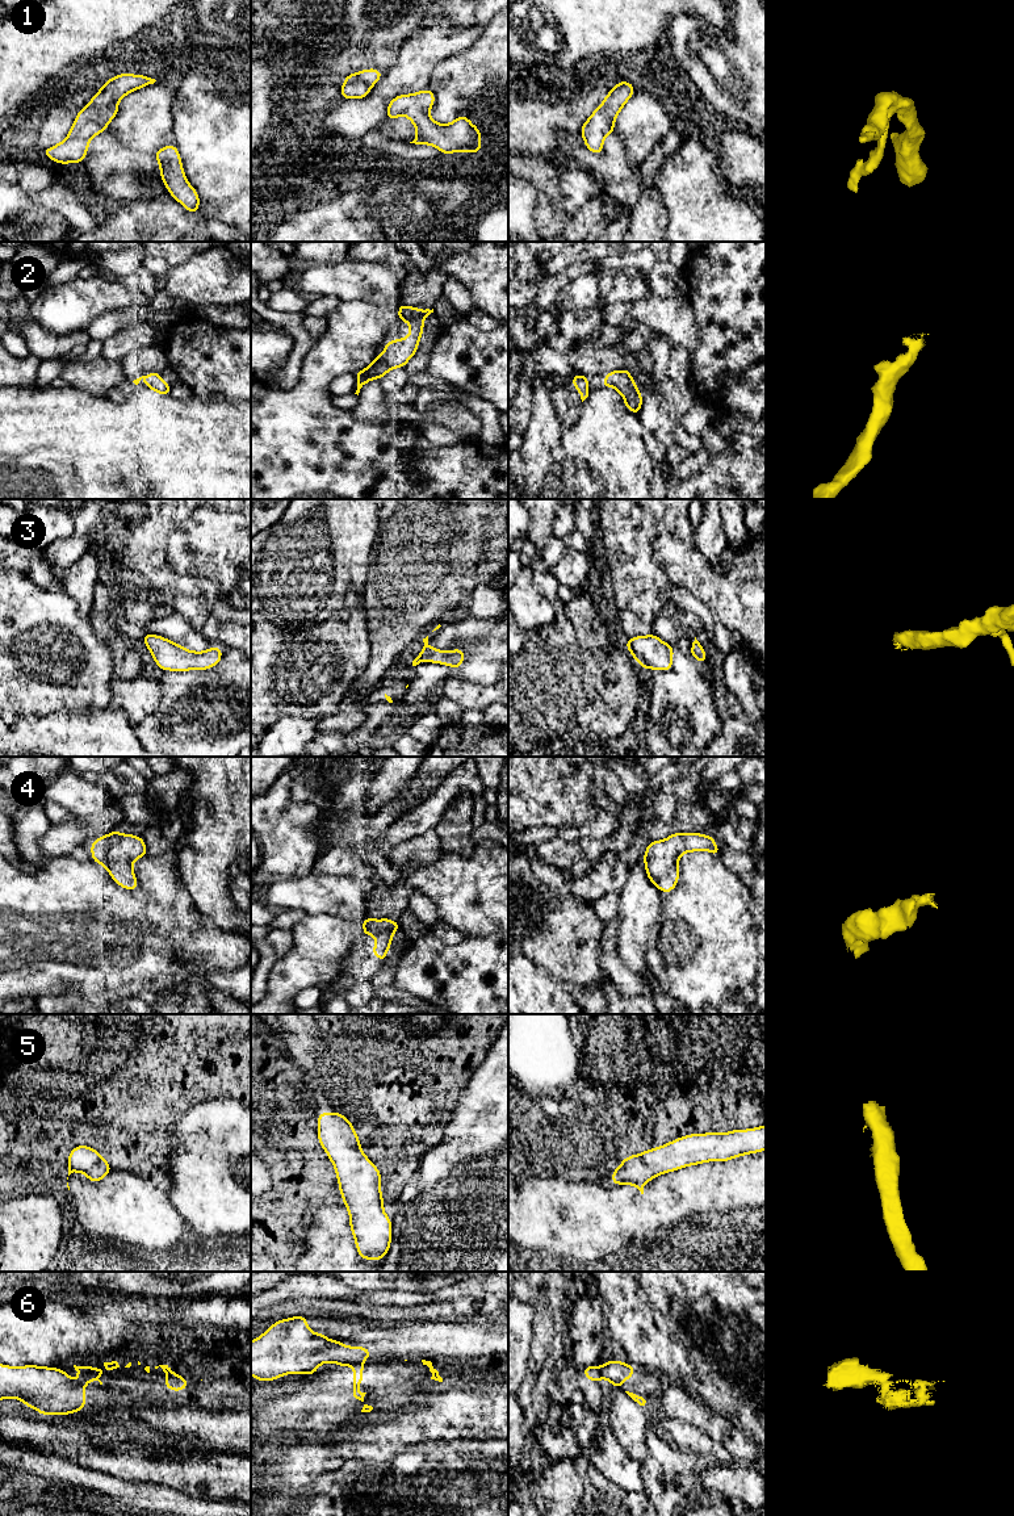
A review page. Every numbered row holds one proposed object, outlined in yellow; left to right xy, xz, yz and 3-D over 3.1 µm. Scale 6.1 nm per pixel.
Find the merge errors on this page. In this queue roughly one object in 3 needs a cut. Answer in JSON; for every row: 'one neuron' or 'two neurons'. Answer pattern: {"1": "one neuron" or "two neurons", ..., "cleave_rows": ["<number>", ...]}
{"1": "one neuron", "2": "one neuron", "3": "one neuron", "4": "one neuron", "5": "one neuron", "6": "two neurons", "cleave_rows": ["6"]}

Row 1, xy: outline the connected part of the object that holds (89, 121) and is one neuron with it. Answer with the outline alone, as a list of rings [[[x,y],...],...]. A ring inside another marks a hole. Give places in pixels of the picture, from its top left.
[[[121,74],[105,81],[89,104],[79,110],[66,139],[42,155],[58,164],[81,163],[87,156],[91,139],[106,131],[108,123],[118,113],[118,101],[133,91],[154,84],[156,80],[144,75]]]

